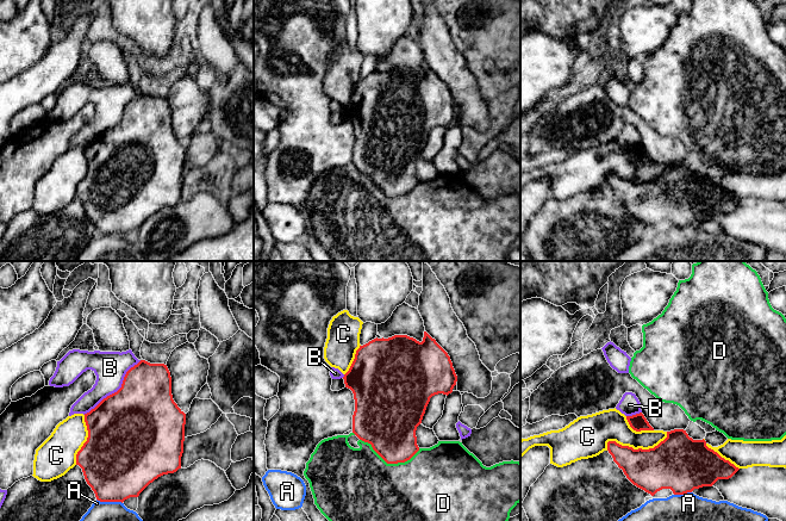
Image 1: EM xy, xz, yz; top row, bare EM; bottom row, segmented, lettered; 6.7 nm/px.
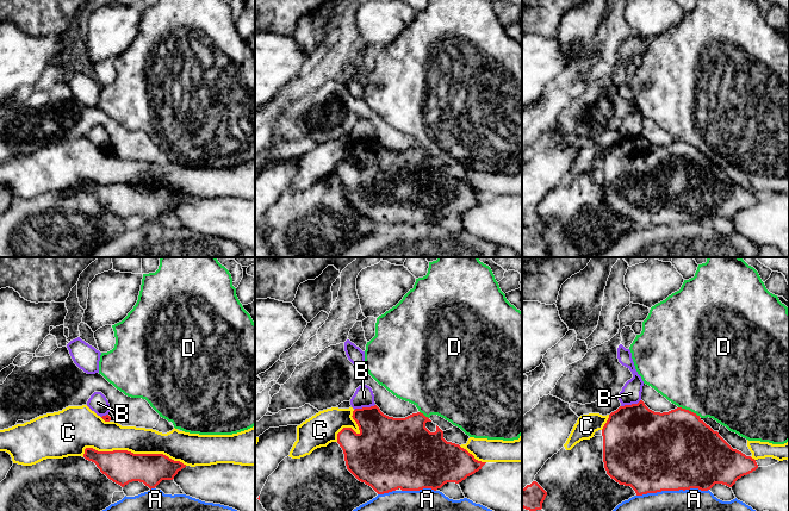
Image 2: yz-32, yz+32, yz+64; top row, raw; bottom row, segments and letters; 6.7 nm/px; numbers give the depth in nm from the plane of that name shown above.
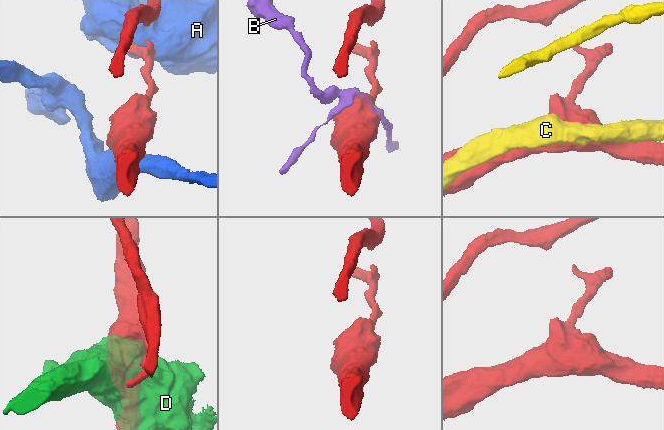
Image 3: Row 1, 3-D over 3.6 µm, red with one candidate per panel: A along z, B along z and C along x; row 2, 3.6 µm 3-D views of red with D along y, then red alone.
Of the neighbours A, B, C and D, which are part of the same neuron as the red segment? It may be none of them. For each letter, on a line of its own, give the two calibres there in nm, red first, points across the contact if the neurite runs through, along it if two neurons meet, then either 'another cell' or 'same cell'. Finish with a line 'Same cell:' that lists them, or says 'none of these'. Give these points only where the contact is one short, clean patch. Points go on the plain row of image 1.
A: 460/360 nm | another cell
B: 500/220 nm | another cell
C: 320/220 nm | another cell
D: 360/500 nm | another cell
Same cell: none of these

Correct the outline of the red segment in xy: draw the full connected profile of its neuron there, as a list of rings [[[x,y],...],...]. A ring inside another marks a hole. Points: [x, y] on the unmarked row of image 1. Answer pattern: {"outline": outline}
{"outline": [[[141,93],[126,105],[121,120],[117,125],[107,129],[85,147],[85,155],[88,170],[76,187],[76,198],[82,201],[87,217],[100,235],[123,236],[130,230],[138,230],[155,212],[181,201],[186,147],[173,132],[171,110],[164,97]]]}

